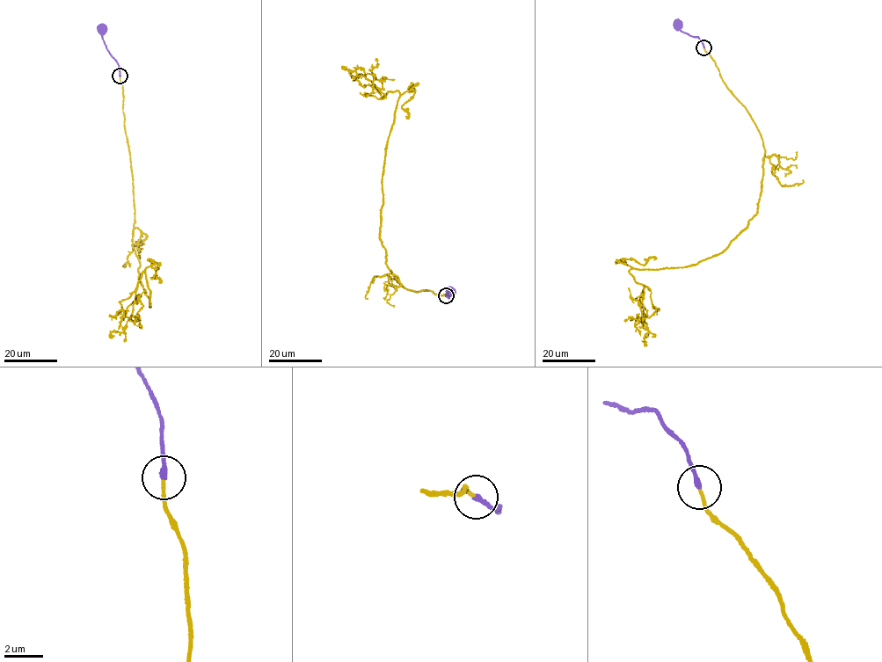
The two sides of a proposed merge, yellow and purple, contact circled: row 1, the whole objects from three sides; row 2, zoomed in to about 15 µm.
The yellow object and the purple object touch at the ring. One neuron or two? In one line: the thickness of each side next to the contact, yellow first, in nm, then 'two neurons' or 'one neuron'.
150 nm thick on the yellow side, 280 nm on the other; one neuron

